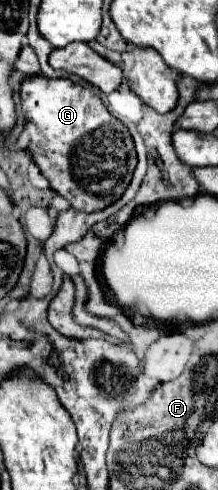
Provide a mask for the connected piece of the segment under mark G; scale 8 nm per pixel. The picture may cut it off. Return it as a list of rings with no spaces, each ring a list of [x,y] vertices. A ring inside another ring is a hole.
[[[37,75],[21,83],[21,101],[27,119],[25,129],[31,137],[29,149],[33,151],[33,161],[47,177],[55,193],[65,197],[73,209],[85,213],[101,211],[121,199],[133,179],[133,171],[137,165],[135,143],[133,137],[129,139],[129,129],[105,109],[103,101],[97,93],[93,93],[93,89],[81,87],[71,79],[45,79],[43,75]]]

